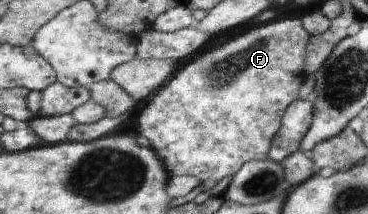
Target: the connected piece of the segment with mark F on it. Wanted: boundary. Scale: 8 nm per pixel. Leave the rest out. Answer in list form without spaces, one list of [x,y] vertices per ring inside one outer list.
[[[302,18],[293,19],[279,19],[277,21],[270,21],[269,23],[257,25],[241,35],[231,38],[223,45],[215,47],[215,49],[207,49],[203,52],[201,57],[193,59],[188,65],[175,71],[175,77],[167,80],[163,87],[159,88],[147,101],[145,101],[144,108],[138,115],[138,133],[147,137],[151,141],[151,147],[157,149],[159,157],[163,157],[165,165],[169,167],[171,175],[195,175],[200,183],[203,181],[220,181],[227,176],[233,176],[247,161],[261,161],[261,159],[268,159],[268,153],[271,147],[271,140],[281,127],[281,113],[285,113],[285,109],[297,99],[299,95],[299,87],[305,79],[305,57],[307,57],[307,42],[309,41],[309,33],[303,29]]]

